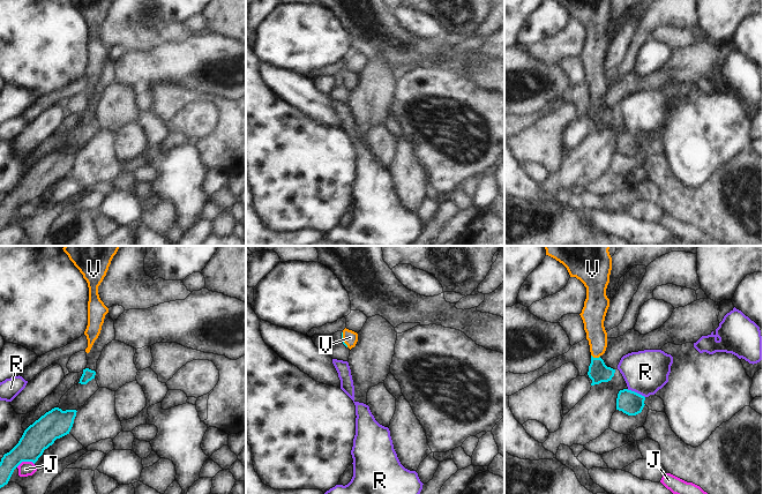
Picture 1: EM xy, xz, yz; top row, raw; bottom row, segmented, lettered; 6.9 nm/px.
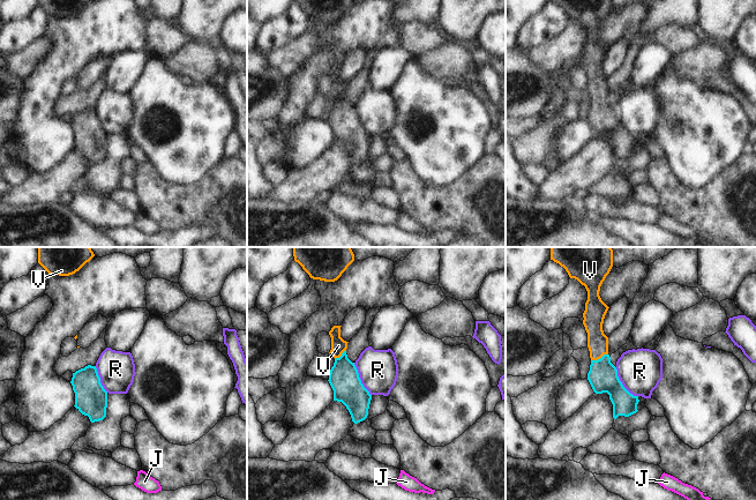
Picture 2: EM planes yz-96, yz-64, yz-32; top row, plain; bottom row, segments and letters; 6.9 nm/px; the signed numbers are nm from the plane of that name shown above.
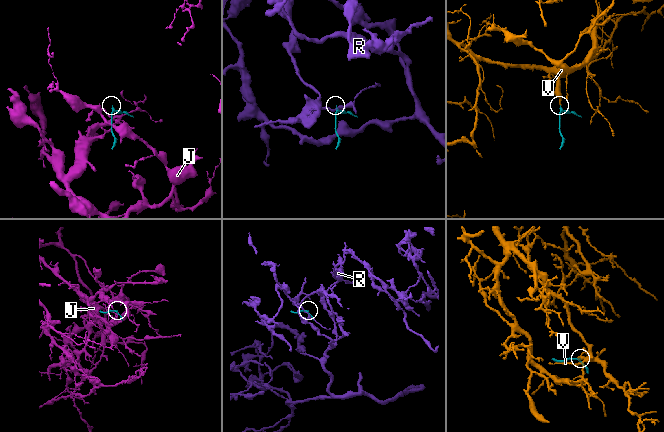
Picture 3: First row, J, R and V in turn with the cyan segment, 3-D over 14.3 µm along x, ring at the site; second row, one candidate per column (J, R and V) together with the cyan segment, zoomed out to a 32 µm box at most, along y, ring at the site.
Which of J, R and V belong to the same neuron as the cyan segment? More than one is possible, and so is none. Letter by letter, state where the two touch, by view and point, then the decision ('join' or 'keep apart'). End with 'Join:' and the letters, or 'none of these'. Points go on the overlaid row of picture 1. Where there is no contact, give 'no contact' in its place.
J: contact xy (24, 461); keep apart
R: contact yz (636, 393); keep apart
V: contact yz (596, 358); join
Join: V

